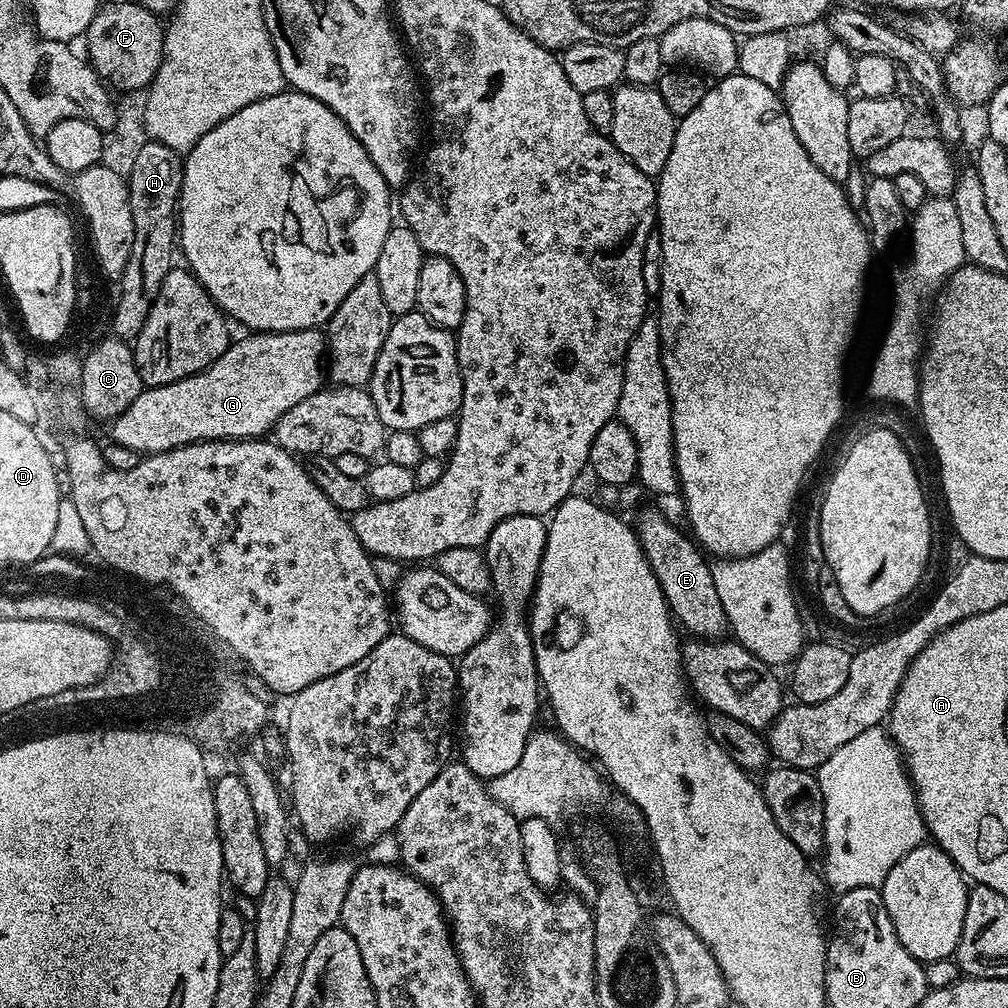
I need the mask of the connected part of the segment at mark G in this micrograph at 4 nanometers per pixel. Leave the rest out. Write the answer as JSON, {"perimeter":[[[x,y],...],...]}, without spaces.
{"perimeter":[[[307,328],[306,330],[294,330],[293,332],[257,332],[255,334],[244,334],[241,340],[233,339],[229,343],[228,348],[224,351],[216,361],[210,365],[204,372],[199,372],[193,376],[182,378],[173,384],[166,386],[158,386],[157,388],[145,387],[138,398],[134,398],[134,402],[130,405],[123,416],[116,417],[111,421],[112,428],[111,439],[118,444],[125,444],[130,450],[141,454],[151,454],[154,452],[165,452],[166,450],[174,450],[181,448],[187,444],[194,442],[202,442],[203,440],[255,440],[264,438],[275,429],[278,418],[282,414],[286,414],[286,410],[290,410],[290,406],[298,406],[298,402],[302,402],[302,398],[310,398],[310,394],[319,392],[326,380],[326,336],[320,328]]]}

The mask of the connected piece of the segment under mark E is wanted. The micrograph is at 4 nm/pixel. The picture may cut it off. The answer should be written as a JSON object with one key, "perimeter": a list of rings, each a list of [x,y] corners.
{"perimeter":[[[660,512],[642,513],[634,520],[634,527],[642,550],[650,562],[650,570],[654,570],[658,586],[662,586],[668,611],[678,621],[679,627],[702,640],[723,637],[728,628],[728,619],[722,610],[722,598],[718,598],[718,590],[714,586],[712,564],[704,561],[705,553],[695,539],[688,534],[683,536]]]}

